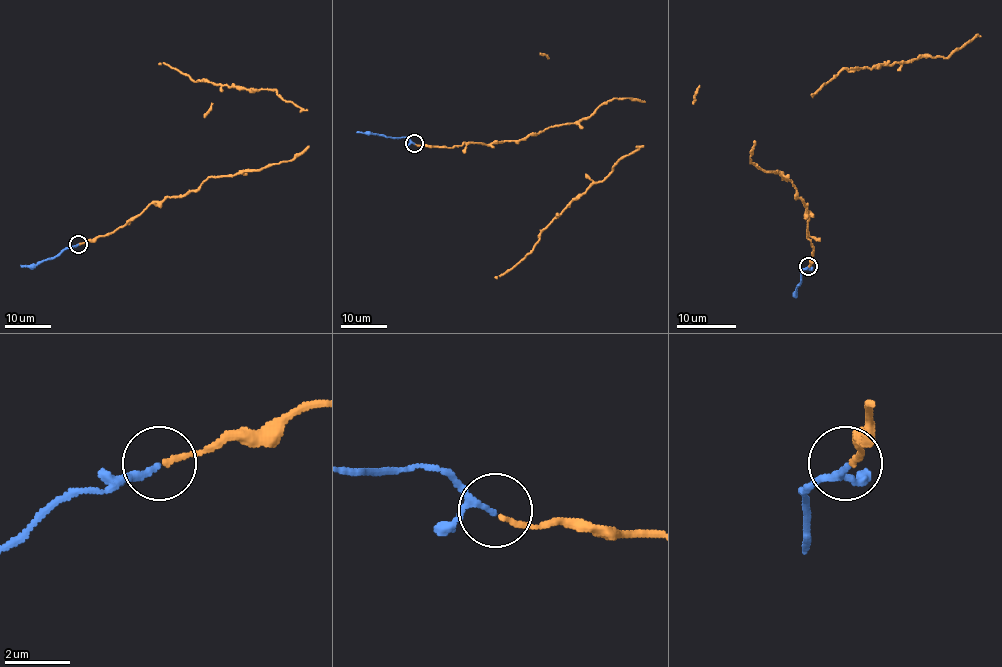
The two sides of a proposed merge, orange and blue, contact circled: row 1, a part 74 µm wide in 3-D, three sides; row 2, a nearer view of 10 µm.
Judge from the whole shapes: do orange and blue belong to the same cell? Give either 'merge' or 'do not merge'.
merge

